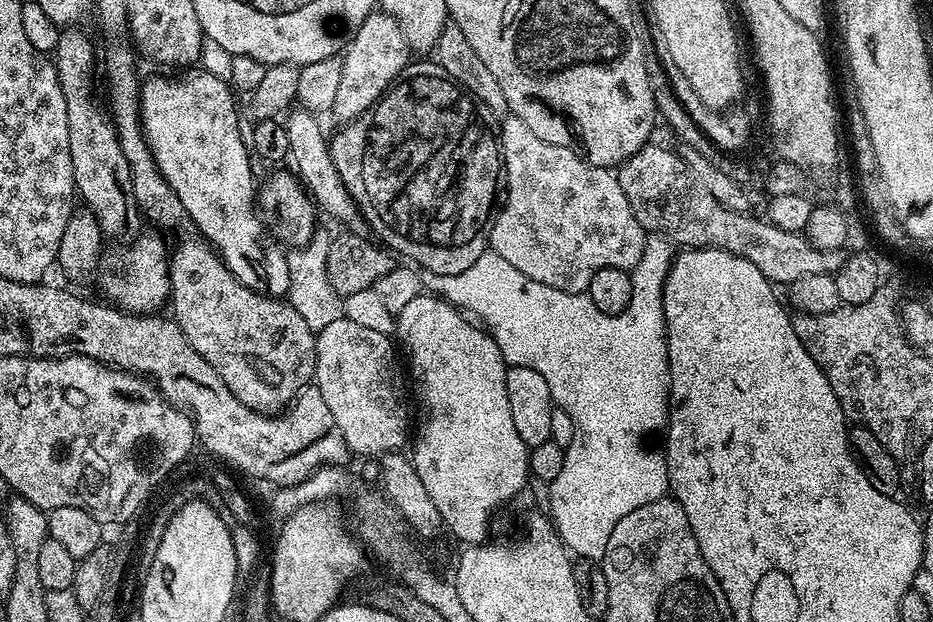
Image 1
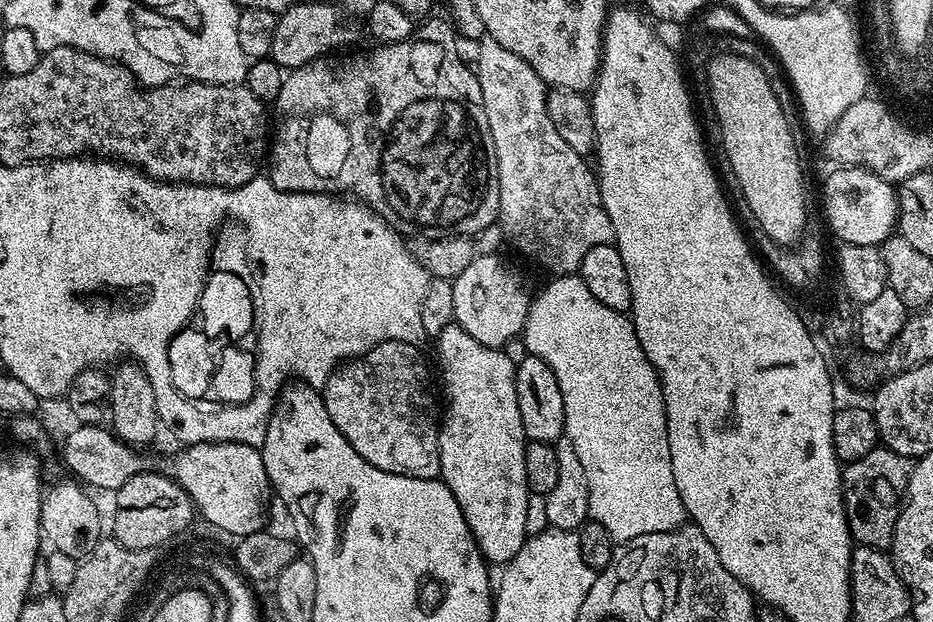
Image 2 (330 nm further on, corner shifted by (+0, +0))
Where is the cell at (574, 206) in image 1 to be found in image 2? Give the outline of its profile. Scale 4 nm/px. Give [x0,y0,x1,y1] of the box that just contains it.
[474,35,613,277]

